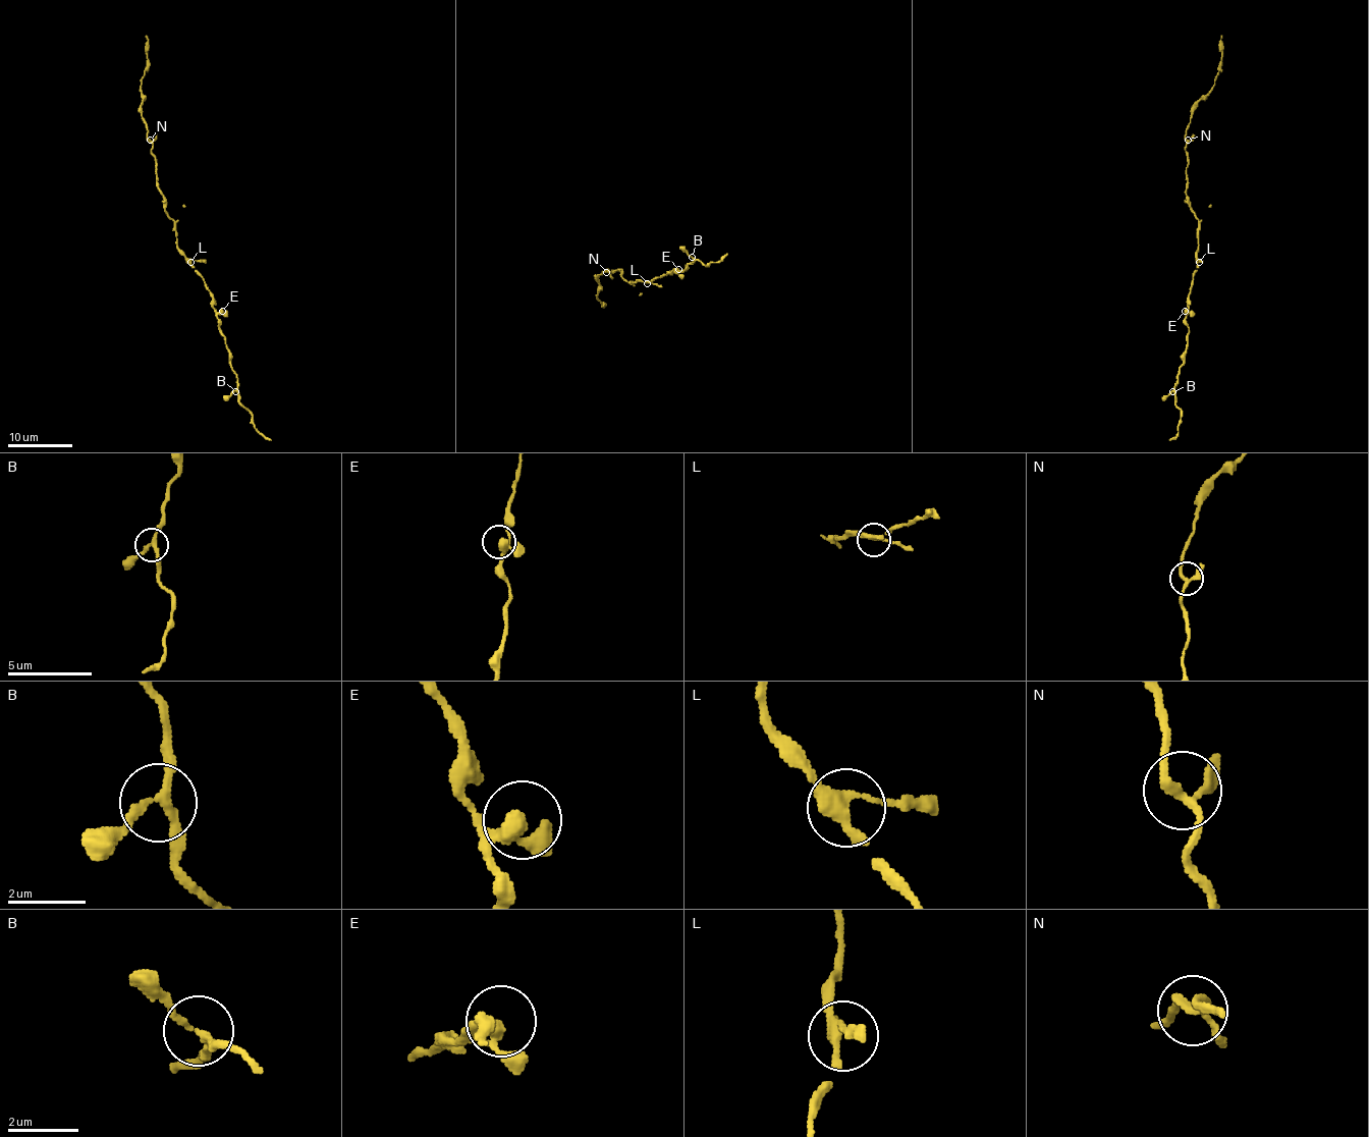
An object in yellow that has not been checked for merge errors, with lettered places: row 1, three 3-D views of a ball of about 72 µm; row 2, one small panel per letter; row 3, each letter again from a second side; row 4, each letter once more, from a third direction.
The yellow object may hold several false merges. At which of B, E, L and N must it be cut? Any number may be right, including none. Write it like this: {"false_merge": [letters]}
{"false_merge": []}

